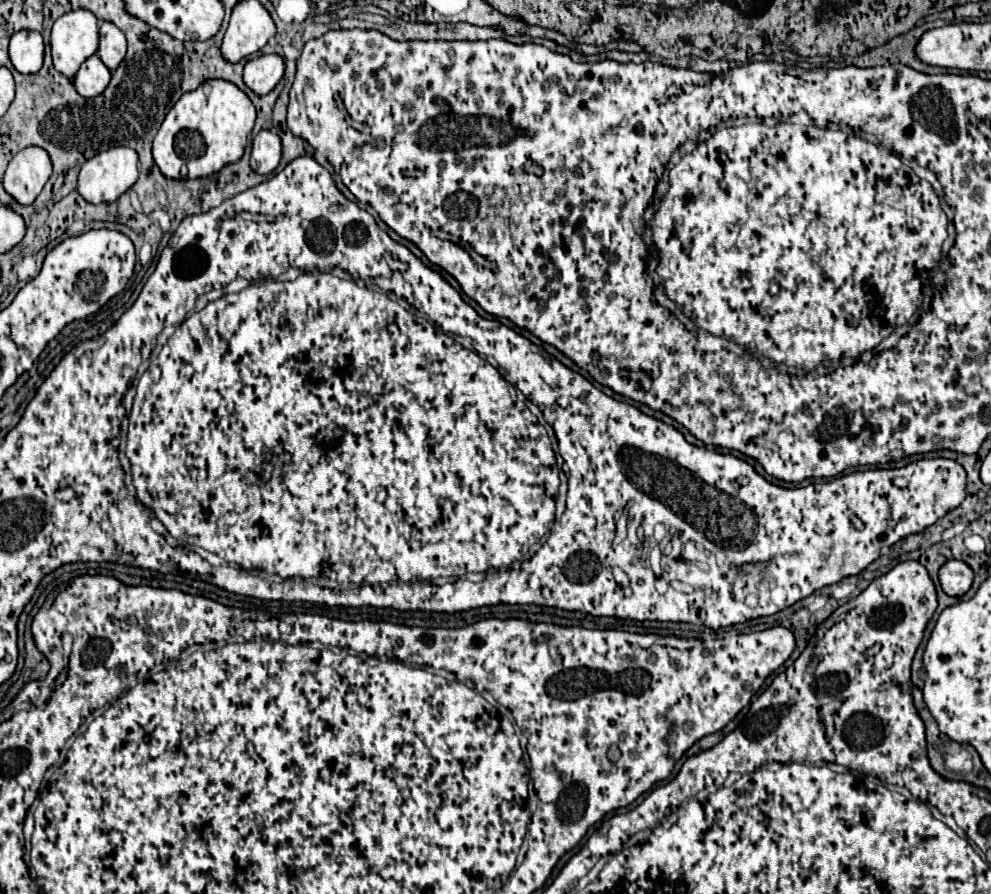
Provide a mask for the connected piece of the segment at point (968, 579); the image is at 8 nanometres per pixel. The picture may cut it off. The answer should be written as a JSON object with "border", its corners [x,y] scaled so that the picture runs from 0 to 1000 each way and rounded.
{"border":[[[961,625],[961,628],[955,628],[949,634],[947,645],[949,645],[949,654],[951,654],[955,666],[971,668],[979,659],[979,654],[981,654],[983,639],[973,628]]]}

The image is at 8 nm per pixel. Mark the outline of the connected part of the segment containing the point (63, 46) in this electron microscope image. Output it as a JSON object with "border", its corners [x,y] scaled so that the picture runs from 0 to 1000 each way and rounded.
{"border":[[[77,10],[65,15],[52,30],[52,66],[57,79],[73,88],[81,73],[99,55],[99,21],[87,12]]]}

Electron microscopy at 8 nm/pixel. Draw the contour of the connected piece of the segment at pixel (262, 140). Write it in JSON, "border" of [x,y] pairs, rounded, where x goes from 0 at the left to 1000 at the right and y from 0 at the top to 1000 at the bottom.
{"border":[[[262,147],[254,158],[254,173],[252,173],[252,187],[260,196],[272,196],[285,173],[285,160],[281,149],[276,147]]]}

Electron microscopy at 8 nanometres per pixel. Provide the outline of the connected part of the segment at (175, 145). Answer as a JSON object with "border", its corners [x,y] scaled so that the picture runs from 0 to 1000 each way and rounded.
{"border":[[[212,88],[198,102],[184,106],[184,111],[170,124],[153,160],[155,180],[161,194],[172,200],[210,198],[224,187],[242,180],[256,135],[258,122],[246,102],[232,91]]]}

